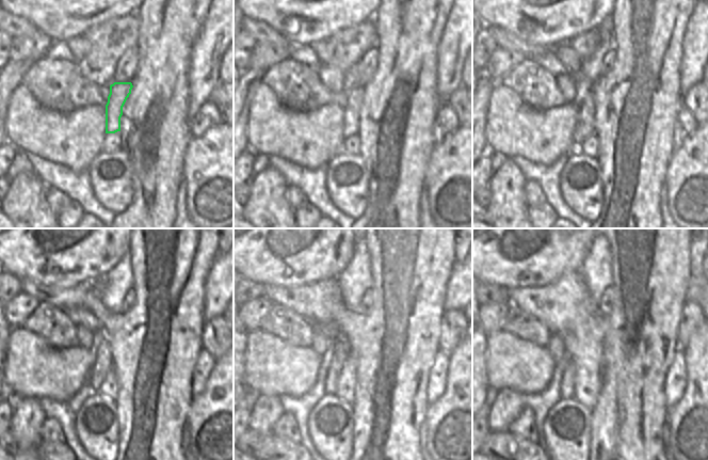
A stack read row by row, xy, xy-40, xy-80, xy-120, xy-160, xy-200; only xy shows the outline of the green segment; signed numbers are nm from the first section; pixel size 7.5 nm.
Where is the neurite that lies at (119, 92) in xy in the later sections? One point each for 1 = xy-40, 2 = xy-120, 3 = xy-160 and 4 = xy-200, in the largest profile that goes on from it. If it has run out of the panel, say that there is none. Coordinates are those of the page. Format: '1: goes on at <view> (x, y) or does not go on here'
1: goes on at xy-40 (354, 96)
2: goes on at xy-120 (102, 363)
3: goes on at xy-160 (341, 347)
4: goes on at xy-200 (567, 383)

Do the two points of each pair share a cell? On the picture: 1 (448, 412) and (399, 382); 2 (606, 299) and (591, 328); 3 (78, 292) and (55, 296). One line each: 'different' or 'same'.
1: different
2: different
3: same

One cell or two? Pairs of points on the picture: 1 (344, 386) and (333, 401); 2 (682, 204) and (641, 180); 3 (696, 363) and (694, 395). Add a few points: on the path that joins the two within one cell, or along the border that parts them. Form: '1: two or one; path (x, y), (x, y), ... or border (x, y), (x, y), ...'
1: two; border (335, 394), (352, 405)
2: two; border (670, 159), (663, 184)
3: one; path (696, 370), (696, 377), (693, 380), (694, 387)

